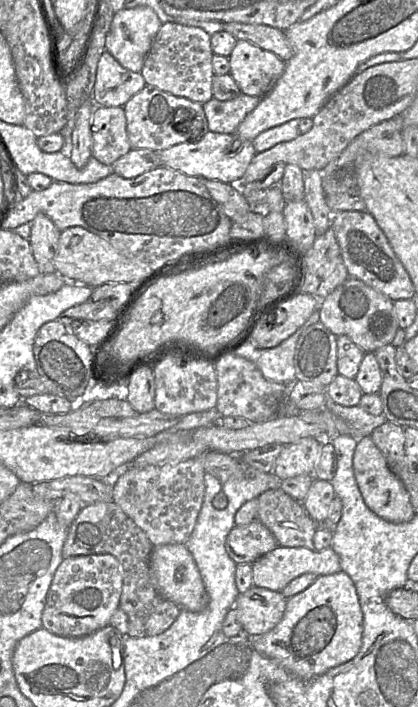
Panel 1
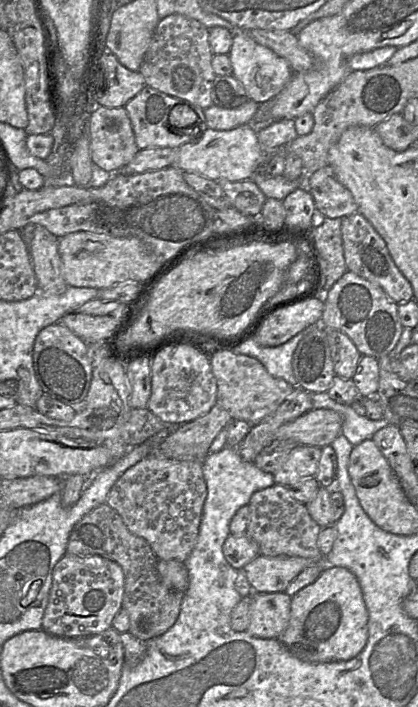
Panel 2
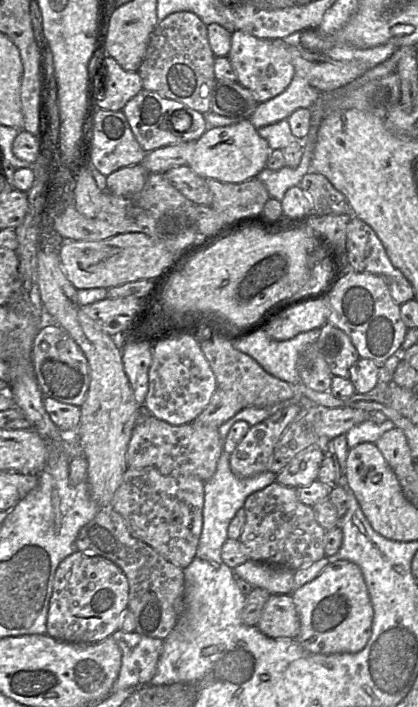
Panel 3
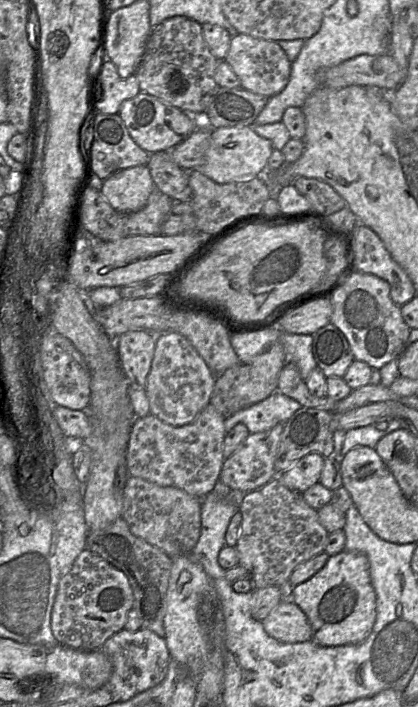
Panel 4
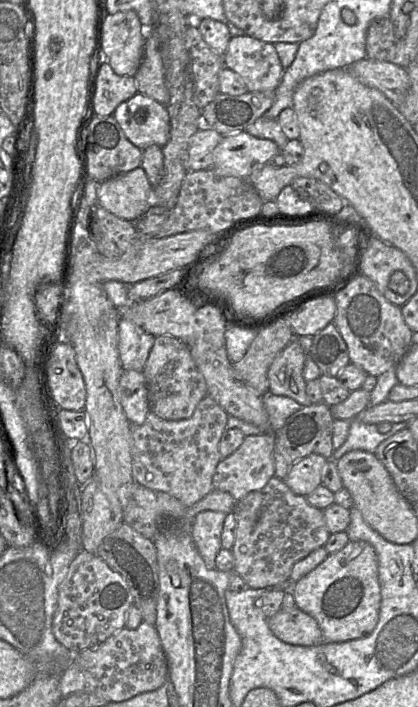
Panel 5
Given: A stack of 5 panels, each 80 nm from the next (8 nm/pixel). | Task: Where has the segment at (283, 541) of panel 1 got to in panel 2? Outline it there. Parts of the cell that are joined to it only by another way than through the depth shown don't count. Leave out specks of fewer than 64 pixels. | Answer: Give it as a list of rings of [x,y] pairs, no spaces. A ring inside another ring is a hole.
[[[274,484],[259,490],[251,496],[248,505],[250,521],[245,534],[258,544],[260,555],[308,559],[323,557],[318,547],[318,536],[322,527],[312,519],[306,505],[291,496],[288,488]]]

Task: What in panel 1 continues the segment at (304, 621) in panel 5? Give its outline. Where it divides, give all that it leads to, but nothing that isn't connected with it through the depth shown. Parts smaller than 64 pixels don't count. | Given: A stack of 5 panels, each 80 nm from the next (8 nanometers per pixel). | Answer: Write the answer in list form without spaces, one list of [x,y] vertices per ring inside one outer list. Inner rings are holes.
[[[252,586],[240,593],[233,608],[237,610],[243,631],[248,636],[264,634],[283,618],[287,599],[281,591]]]

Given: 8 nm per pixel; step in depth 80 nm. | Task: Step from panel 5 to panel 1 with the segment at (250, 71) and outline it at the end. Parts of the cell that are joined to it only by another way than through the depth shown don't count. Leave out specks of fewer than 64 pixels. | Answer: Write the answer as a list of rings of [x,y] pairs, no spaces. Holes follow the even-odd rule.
[[[238,40],[229,56],[230,72],[241,93],[262,98],[276,84],[286,62],[274,53]]]

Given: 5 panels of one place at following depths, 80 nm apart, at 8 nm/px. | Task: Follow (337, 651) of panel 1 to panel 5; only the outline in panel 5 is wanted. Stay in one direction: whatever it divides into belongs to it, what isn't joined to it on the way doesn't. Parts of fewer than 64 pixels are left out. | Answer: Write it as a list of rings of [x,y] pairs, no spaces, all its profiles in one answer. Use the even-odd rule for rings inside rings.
[[[349,541],[344,548],[328,554],[320,565],[295,582],[291,591],[296,607],[317,621],[324,642],[345,642],[369,636],[378,623],[381,606],[381,588],[376,551],[367,542]]]

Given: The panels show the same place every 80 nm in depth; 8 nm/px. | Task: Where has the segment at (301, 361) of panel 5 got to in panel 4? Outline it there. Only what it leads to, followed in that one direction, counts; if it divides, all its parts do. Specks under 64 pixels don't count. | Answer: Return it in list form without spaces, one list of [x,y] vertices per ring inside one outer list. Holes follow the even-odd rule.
[[[286,363],[280,371],[277,391],[296,400],[303,407],[325,409],[333,412],[336,401],[332,398],[316,397],[312,395],[300,375],[297,366],[293,363]]]

